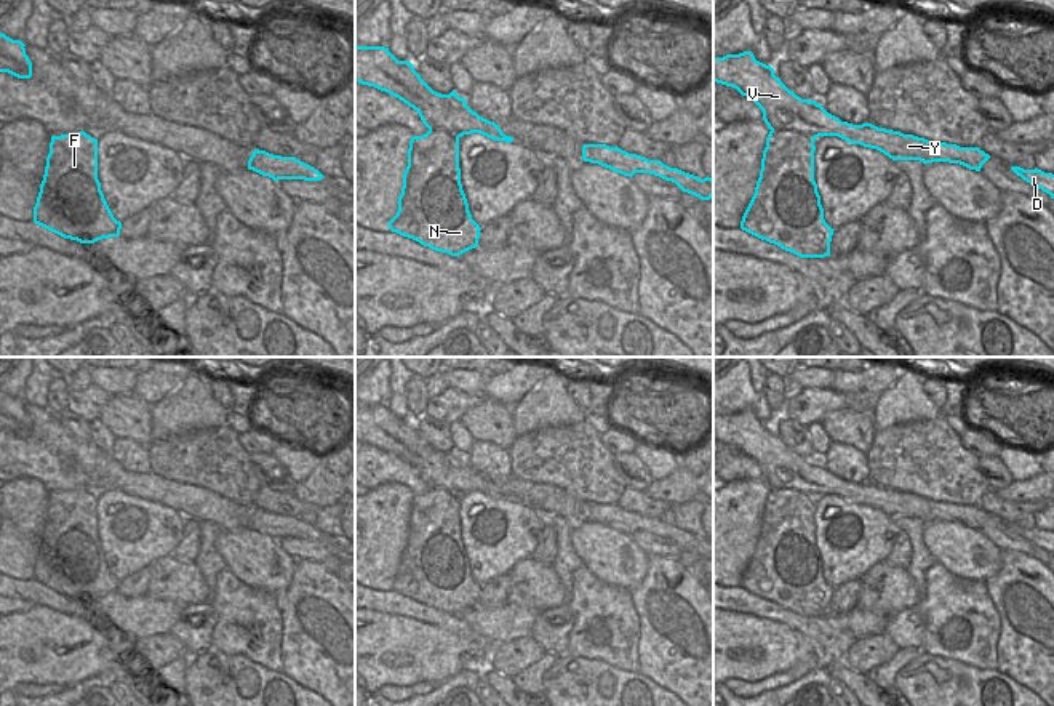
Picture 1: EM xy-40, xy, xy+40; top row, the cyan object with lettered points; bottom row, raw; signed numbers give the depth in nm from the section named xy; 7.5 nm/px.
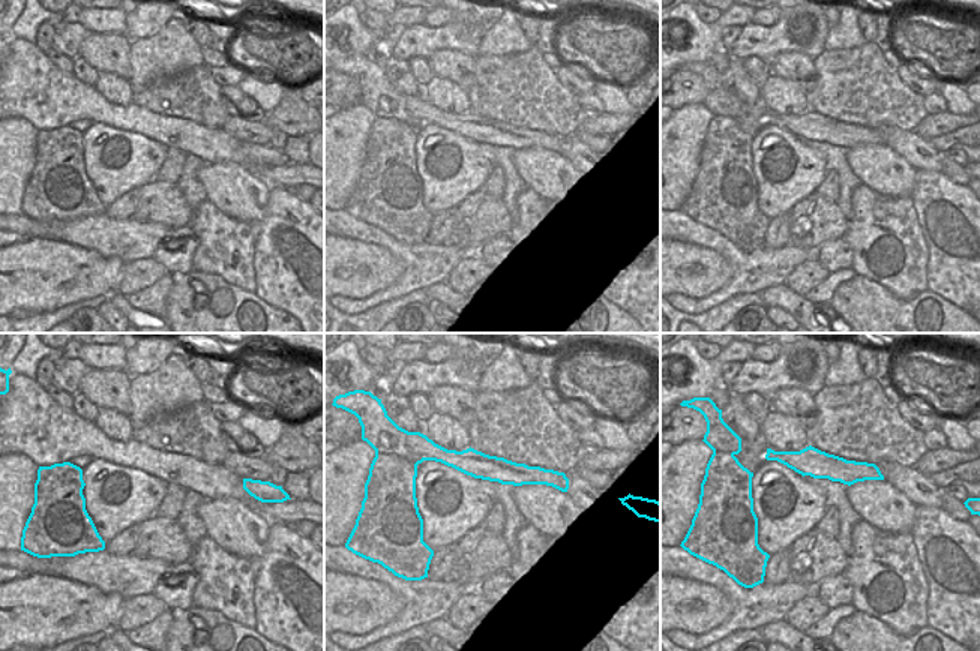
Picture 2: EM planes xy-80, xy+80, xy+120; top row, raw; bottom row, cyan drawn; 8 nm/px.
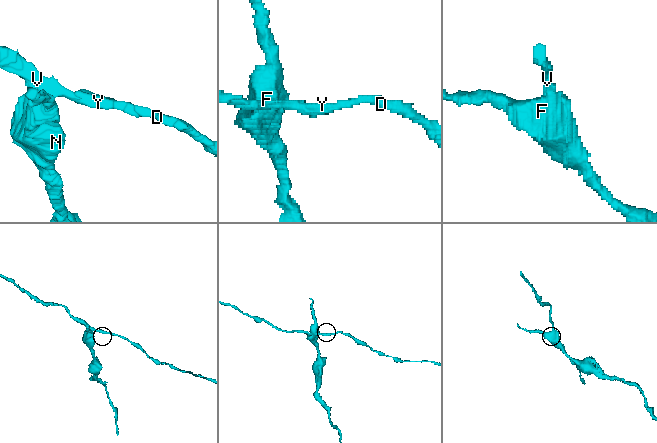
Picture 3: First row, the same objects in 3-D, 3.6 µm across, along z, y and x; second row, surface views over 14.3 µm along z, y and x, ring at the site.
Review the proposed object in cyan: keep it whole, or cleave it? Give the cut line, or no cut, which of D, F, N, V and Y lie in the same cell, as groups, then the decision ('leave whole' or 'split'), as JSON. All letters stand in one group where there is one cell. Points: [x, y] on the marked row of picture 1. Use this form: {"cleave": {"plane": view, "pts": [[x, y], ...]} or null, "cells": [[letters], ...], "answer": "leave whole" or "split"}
{"cleave": {"plane": "xy+40", "pts": [[771, 128], [797, 130], [814, 138]]}, "cells": [["D", "V", "Y"], ["F", "N"]], "answer": "split"}

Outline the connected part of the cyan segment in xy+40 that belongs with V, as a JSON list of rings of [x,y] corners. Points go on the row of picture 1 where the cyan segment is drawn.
[[[752,51],[713,58],[713,82],[736,88],[750,98],[763,112],[769,130],[798,131],[814,139],[838,136],[851,144],[876,149],[892,160],[920,160],[960,163],[980,171],[990,158],[979,147],[932,142],[913,134],[904,134],[872,123],[852,125],[828,114],[820,104],[801,99],[790,91],[774,69],[755,59]]]

